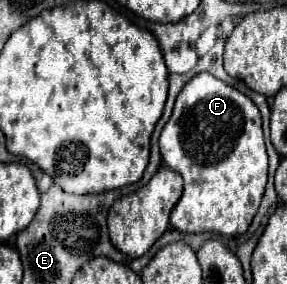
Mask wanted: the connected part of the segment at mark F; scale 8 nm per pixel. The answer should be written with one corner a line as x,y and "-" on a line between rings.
196,75
190,79
174,105
174,113
162,129
160,153
164,163
178,171
184,179
184,193
172,209
170,223
182,233
220,233
220,235
242,235
248,231
258,205
264,195
268,177
268,155
262,133
262,119
258,107
244,93
212,79
212,75

